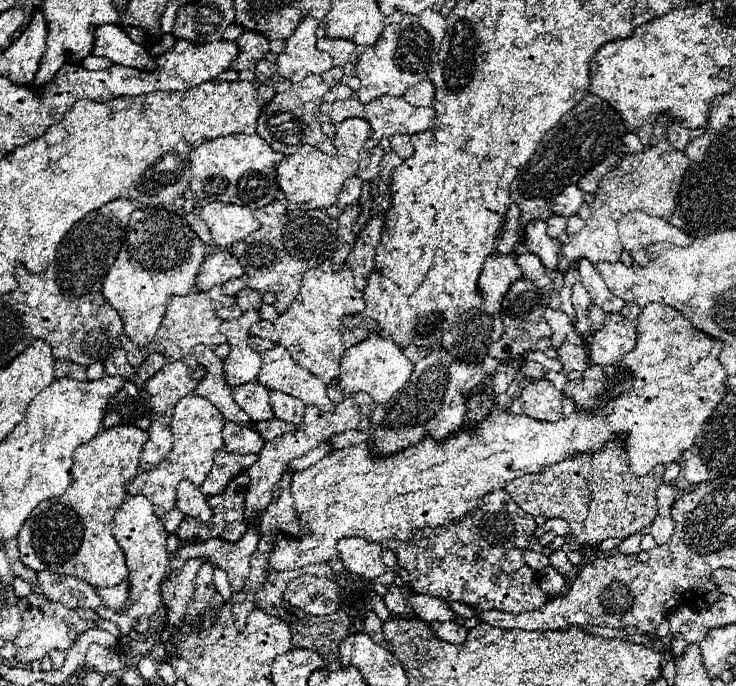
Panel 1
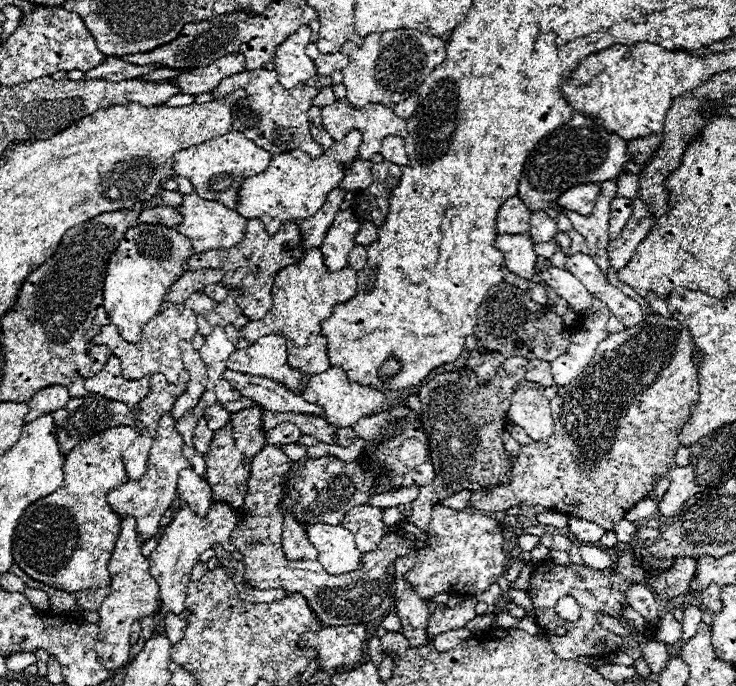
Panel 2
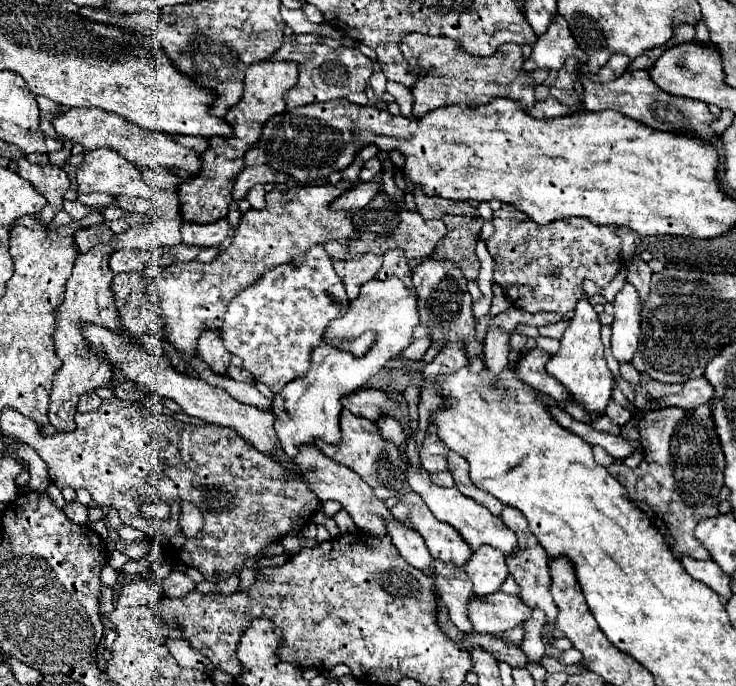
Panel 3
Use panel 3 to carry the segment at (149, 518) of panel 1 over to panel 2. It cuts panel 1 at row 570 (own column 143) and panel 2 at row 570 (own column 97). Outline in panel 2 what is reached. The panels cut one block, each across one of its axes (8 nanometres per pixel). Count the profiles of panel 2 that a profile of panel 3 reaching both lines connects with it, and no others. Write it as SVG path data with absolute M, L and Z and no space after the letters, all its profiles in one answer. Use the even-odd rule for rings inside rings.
M132 516L122 518L120 522L120 536L116 540L116 548L112 552L112 558L108 562L108 572L110 572L110 594L98 608L100 614L100 632L98 632L98 662L108 666L108 670L120 670L128 660L130 660L130 628L136 620L150 616L158 610L158 584L150 576L148 570L148 560L140 552L138 544L138 532L136 532L136 522Z

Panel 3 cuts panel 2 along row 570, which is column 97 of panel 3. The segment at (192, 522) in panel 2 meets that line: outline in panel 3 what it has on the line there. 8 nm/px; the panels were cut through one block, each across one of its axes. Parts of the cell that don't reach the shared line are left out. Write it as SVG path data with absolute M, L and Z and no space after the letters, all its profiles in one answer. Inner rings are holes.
M110 148L86 152L82 166L76 170L76 182L78 182L78 192L82 194L106 192L110 196L140 196L148 200L154 196L152 188L142 180L140 170L132 162L128 162L124 156L120 156L116 150L110 150Z

